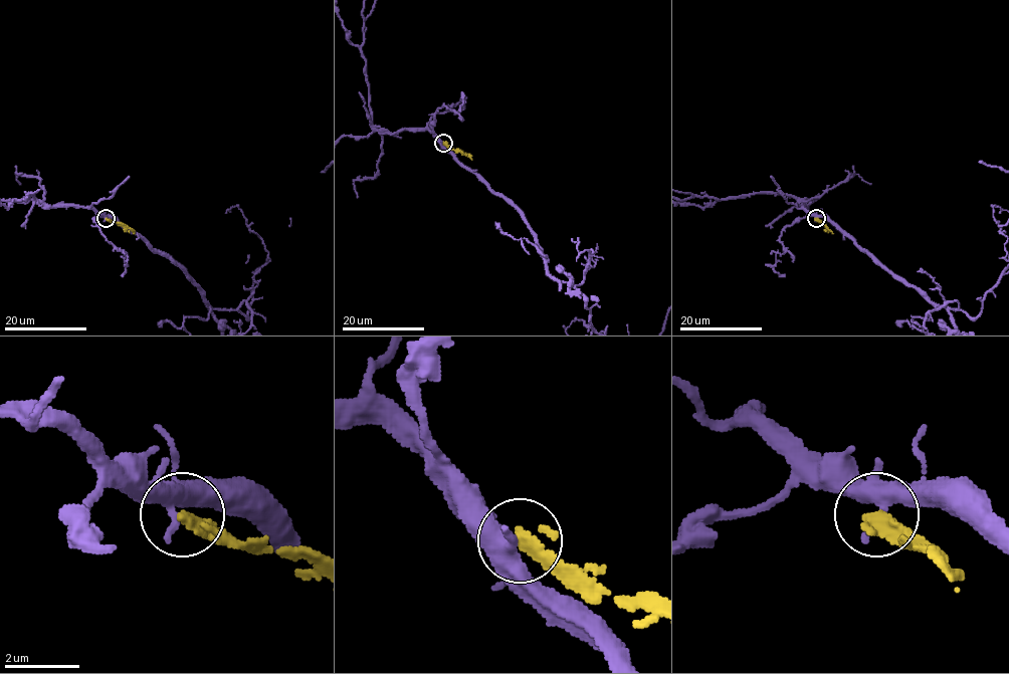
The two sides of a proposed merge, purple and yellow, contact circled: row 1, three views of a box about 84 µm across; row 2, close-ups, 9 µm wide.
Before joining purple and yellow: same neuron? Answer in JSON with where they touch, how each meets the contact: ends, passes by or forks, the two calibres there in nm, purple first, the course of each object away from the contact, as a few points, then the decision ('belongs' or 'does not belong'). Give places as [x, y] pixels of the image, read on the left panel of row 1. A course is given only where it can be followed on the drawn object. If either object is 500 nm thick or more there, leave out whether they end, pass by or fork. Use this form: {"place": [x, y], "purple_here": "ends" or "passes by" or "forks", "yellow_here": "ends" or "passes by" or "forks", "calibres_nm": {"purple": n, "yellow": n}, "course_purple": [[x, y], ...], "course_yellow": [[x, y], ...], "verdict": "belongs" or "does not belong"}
{"place": [106, 218], "purple_here": "passes by", "yellow_here": "ends", "calibres_nm": {"purple": 360, "yellow": 340}, "course_yellow": [[106, 218], [123, 223], [134, 233]], "verdict": "does not belong"}

